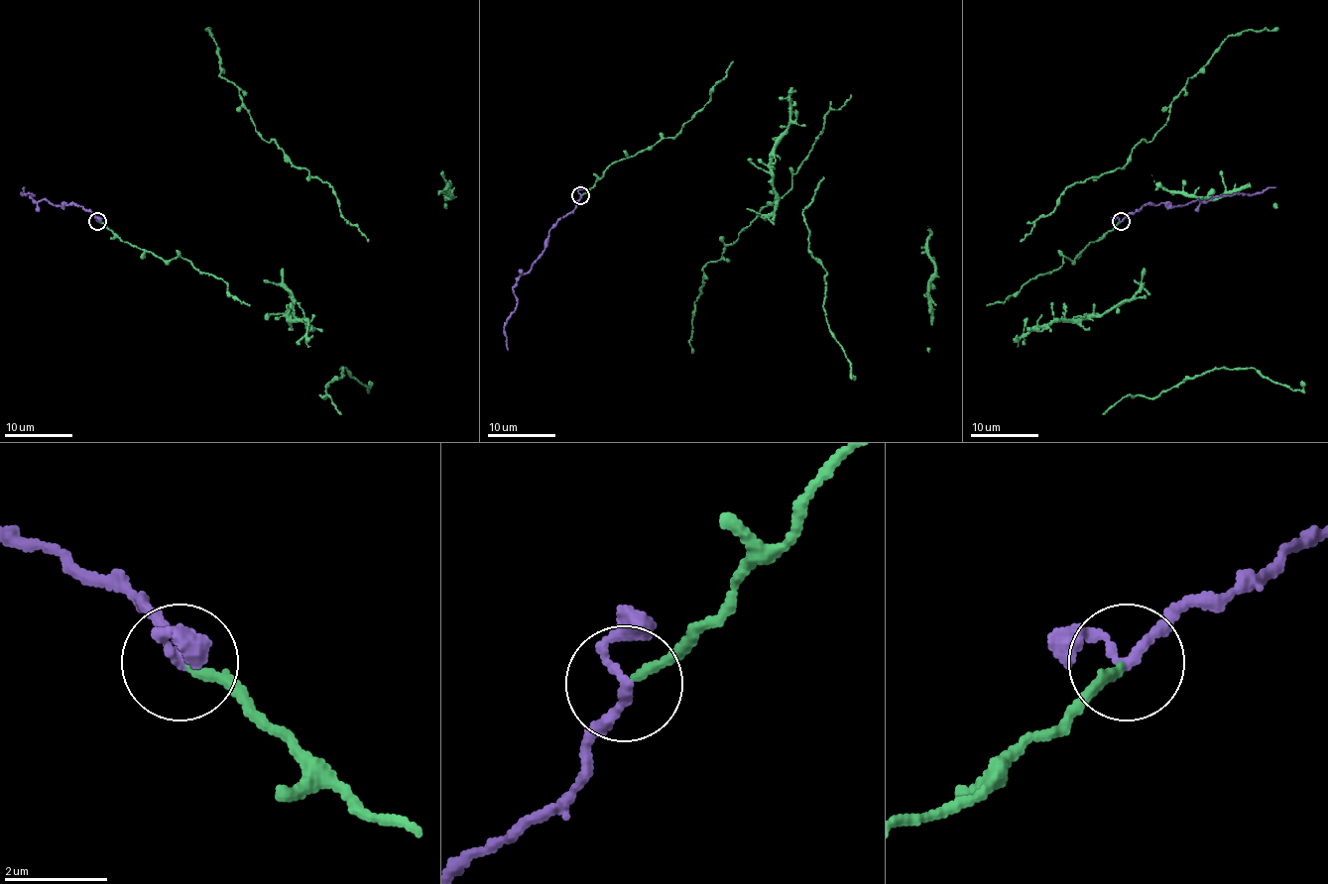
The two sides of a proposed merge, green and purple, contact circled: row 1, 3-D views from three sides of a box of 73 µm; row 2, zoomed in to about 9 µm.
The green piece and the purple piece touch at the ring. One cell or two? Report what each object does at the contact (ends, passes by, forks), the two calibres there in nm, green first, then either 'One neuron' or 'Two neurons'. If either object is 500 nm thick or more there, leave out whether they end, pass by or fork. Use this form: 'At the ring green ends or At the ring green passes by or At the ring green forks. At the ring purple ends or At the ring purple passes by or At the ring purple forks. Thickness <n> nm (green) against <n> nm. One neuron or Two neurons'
At the ring green ends. At the ring purple passes by. Thickness 160 nm (green) against 170 nm. One neuron

